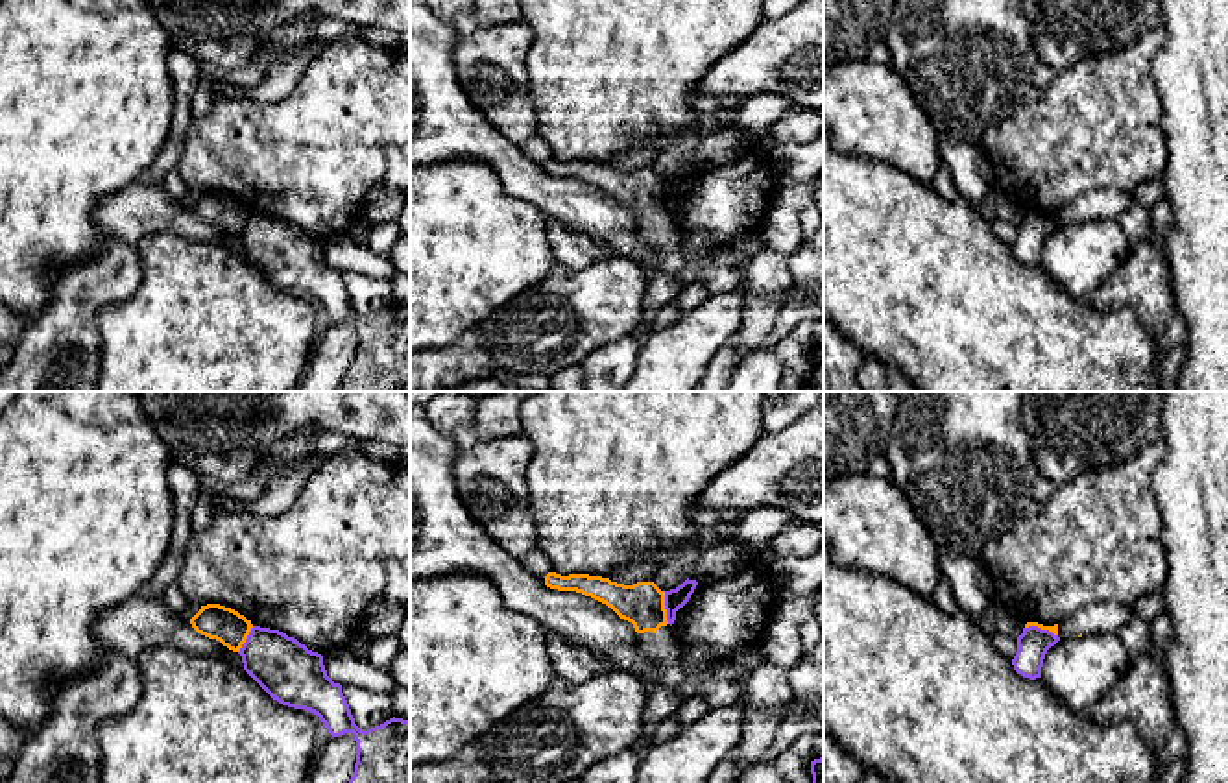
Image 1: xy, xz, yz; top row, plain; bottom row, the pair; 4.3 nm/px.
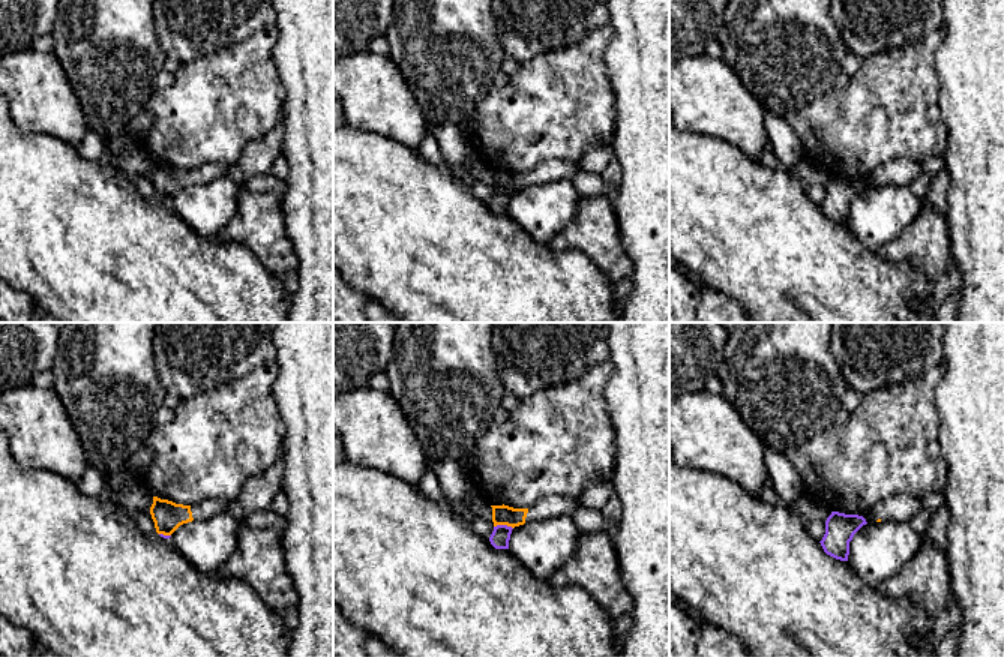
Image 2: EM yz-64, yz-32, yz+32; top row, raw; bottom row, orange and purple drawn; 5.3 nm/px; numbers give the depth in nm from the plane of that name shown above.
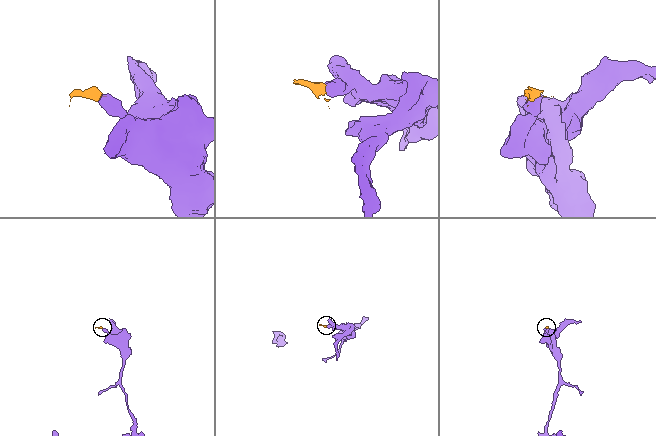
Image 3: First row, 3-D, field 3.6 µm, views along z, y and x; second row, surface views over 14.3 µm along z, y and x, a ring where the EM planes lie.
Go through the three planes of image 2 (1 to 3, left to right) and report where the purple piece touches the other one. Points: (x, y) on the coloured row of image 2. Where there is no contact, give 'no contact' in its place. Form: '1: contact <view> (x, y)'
1: contact yz-64 (165, 534)
2: contact yz-32 (503, 524)
3: no contact

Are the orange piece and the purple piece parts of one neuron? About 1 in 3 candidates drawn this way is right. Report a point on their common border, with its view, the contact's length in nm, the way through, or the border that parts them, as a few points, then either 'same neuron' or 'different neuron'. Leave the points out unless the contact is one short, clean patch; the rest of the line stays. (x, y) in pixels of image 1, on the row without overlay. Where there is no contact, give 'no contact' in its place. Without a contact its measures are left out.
xz (663, 194) | 150 nm | along xz (663, 178), (665, 205), (669, 209) | different neuron

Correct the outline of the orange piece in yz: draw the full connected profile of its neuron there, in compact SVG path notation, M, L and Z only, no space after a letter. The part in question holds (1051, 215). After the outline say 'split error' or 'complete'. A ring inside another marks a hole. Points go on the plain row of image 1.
M1099 188L1080 196L1060 211L1043 212L1038 209L1027 209L1025 214L1038 212L1041 216L1053 218L1060 225L1067 225L1077 223L1080 220L1117 220L1117 216L1123 214L1130 205L1130 194L1110 188Z | split error

